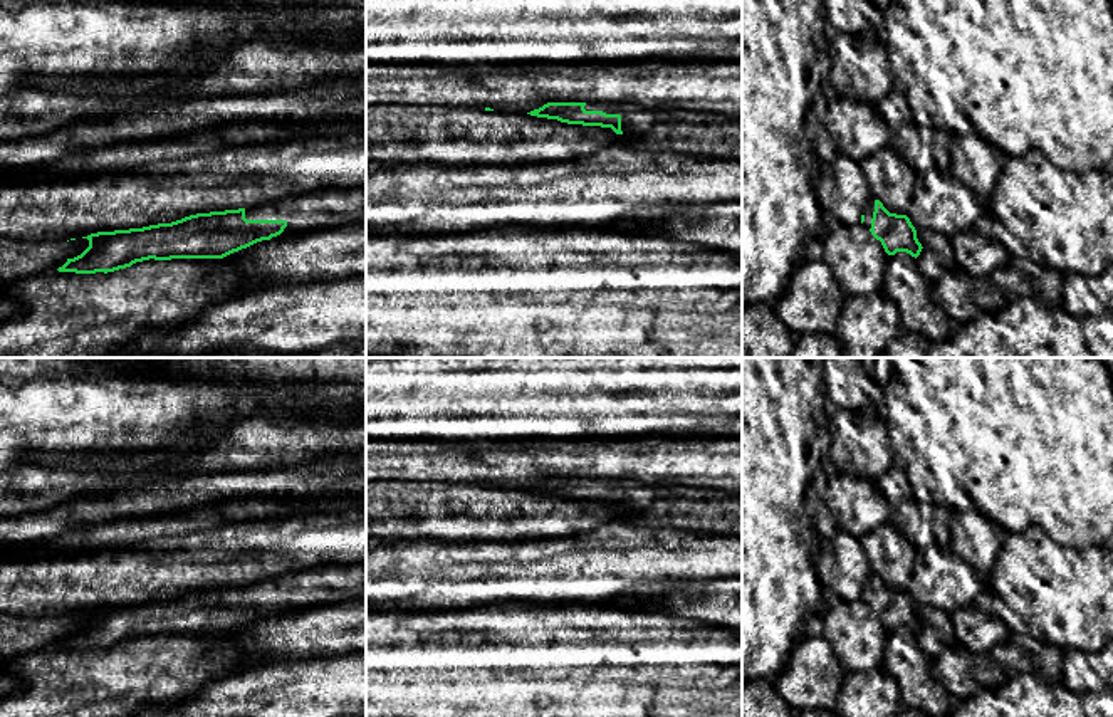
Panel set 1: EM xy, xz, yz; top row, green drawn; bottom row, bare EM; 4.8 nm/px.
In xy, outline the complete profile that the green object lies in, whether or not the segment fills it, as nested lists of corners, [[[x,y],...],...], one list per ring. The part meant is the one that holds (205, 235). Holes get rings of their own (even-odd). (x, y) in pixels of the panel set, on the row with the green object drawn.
[[[321,188],[248,208],[196,213],[171,223],[91,233],[82,237],[89,240],[89,247],[81,255],[67,259],[57,270],[107,274],[149,259],[223,259],[272,237],[342,227],[353,222],[366,222],[366,188]]]

